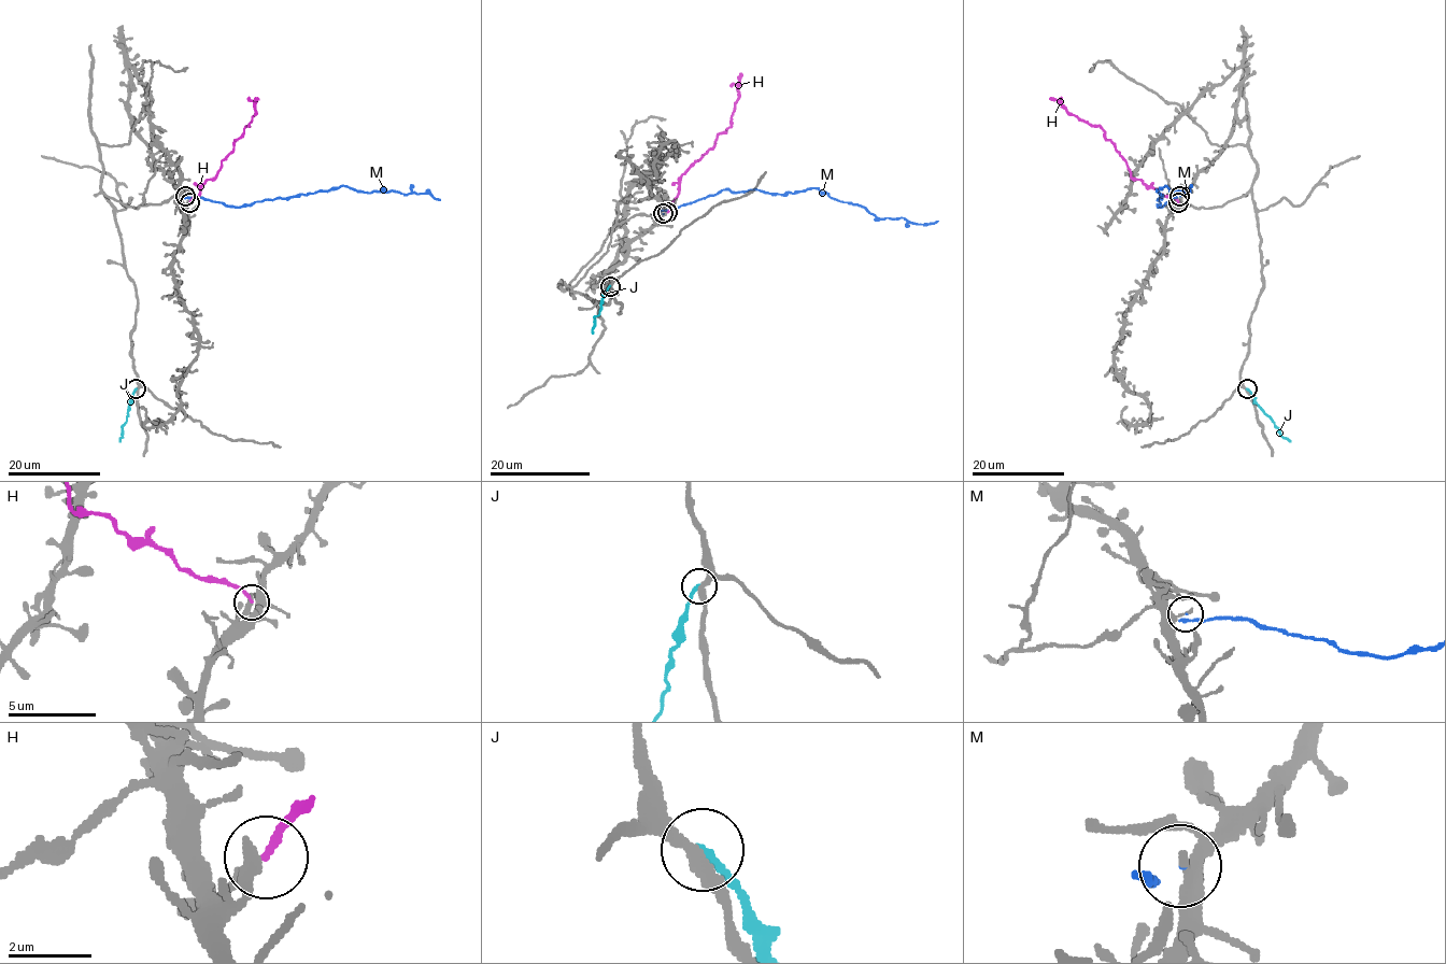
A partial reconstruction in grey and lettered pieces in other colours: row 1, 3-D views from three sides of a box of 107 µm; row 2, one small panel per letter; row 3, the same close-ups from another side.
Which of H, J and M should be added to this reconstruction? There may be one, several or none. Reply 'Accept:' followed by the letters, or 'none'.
Accept: M

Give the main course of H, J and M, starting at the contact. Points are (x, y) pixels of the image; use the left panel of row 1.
H: (189, 202), (208, 180), (217, 175), (222, 160), (255, 114), (257, 97)
J: (137, 388), (121, 441)
M: (185, 196), (239, 207), (266, 199), (329, 190), (343, 185), (367, 192), (429, 193), (440, 200)

